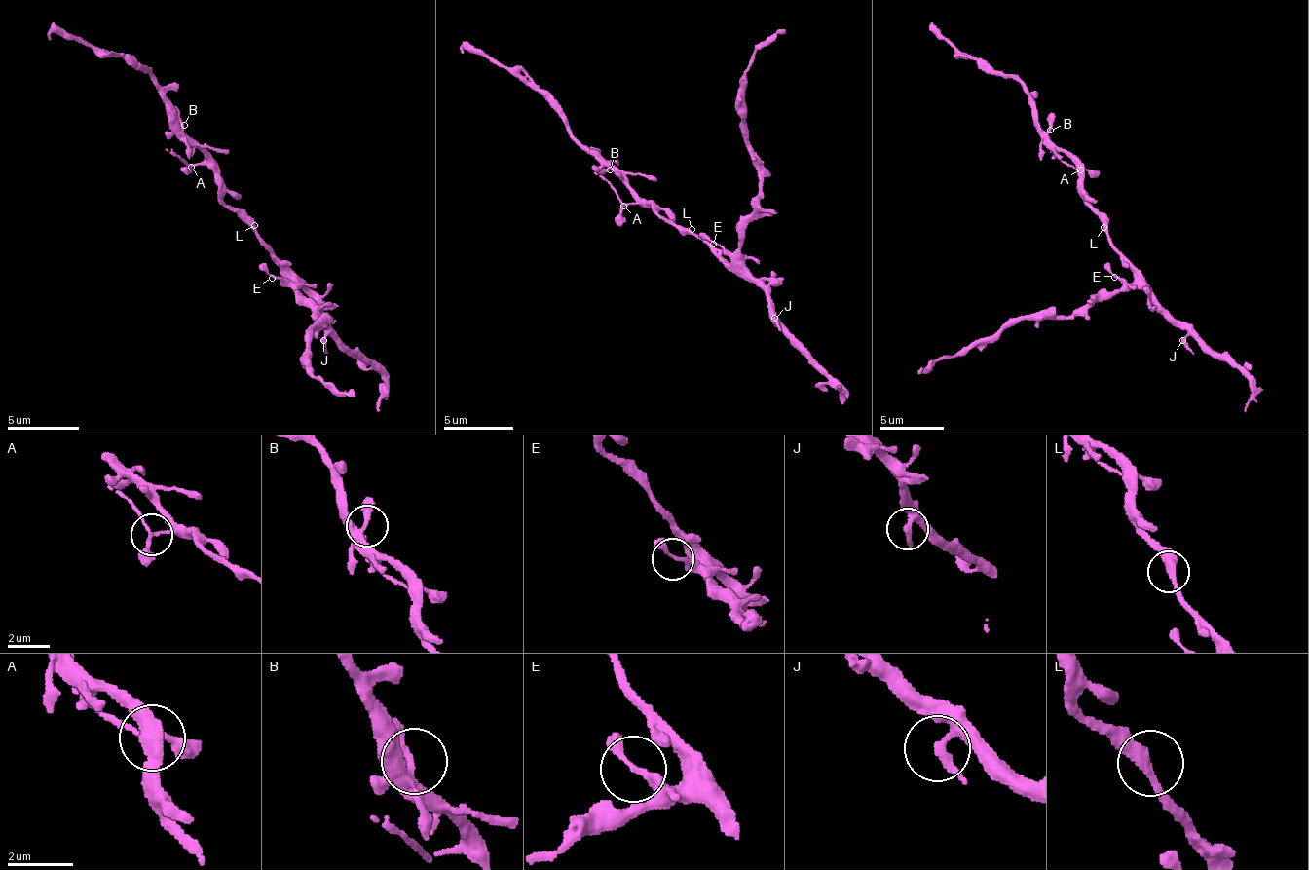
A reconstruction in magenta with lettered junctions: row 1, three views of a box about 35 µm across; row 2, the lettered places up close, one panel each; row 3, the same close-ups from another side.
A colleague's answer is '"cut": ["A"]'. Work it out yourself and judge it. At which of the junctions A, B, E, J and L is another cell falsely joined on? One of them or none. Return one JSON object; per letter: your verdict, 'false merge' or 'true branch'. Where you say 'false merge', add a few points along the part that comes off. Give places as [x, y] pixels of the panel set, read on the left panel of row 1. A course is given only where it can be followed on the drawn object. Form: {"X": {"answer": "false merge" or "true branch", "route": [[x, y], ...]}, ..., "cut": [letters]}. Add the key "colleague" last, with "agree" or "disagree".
{"A": {"answer": "false merge", "route": [[192, 166], [166, 150]]}, "B": {"answer": "true branch"}, "E": {"answer": "true branch"}, "J": {"answer": "true branch"}, "L": {"answer": "true branch"}, "cut": ["A"], "colleague": "agree"}

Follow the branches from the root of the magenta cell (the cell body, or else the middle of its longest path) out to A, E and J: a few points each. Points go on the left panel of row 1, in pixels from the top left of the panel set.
A: (247, 224), (223, 201), (223, 190), (217, 183), (217, 176), (206, 166), (192, 166)
E: (247, 224), (254, 232), (257, 242), (284, 273), (284, 280), (288, 283), (281, 284), (272, 278)
J: (247, 224), (271, 259), (317, 306), (323, 340)

